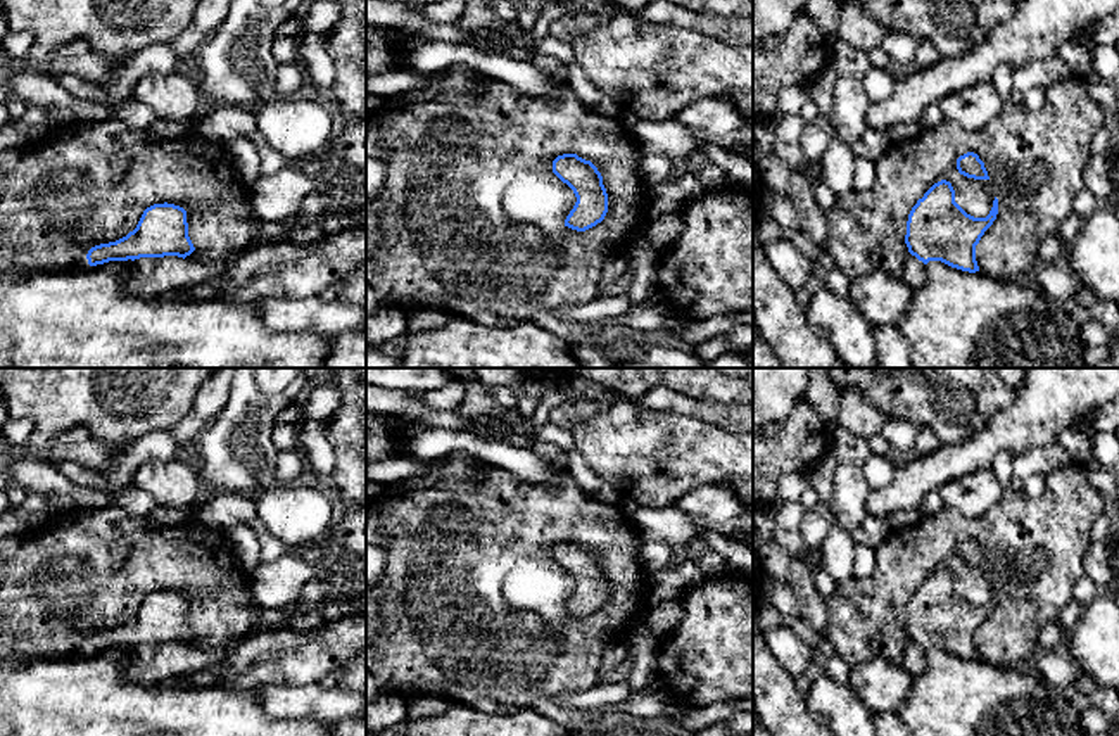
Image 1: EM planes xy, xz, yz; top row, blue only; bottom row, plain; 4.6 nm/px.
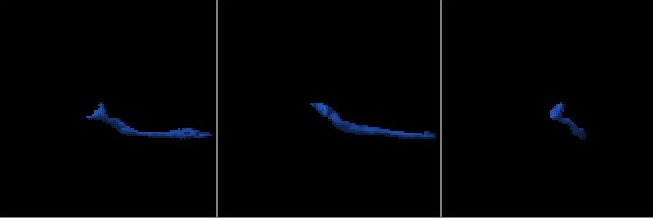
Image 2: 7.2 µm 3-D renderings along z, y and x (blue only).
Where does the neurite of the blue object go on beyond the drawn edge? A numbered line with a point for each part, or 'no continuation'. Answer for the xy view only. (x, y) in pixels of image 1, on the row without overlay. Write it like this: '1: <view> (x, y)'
1: xy (151, 662)

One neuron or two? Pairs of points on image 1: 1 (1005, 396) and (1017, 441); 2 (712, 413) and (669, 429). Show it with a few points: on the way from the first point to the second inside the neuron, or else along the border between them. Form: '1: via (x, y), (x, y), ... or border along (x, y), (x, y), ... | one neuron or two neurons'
1: border along (1016, 391), (1016, 398), (978, 432) | two neurons
2: border along (658, 410), (695, 415), (734, 431) | two neurons

